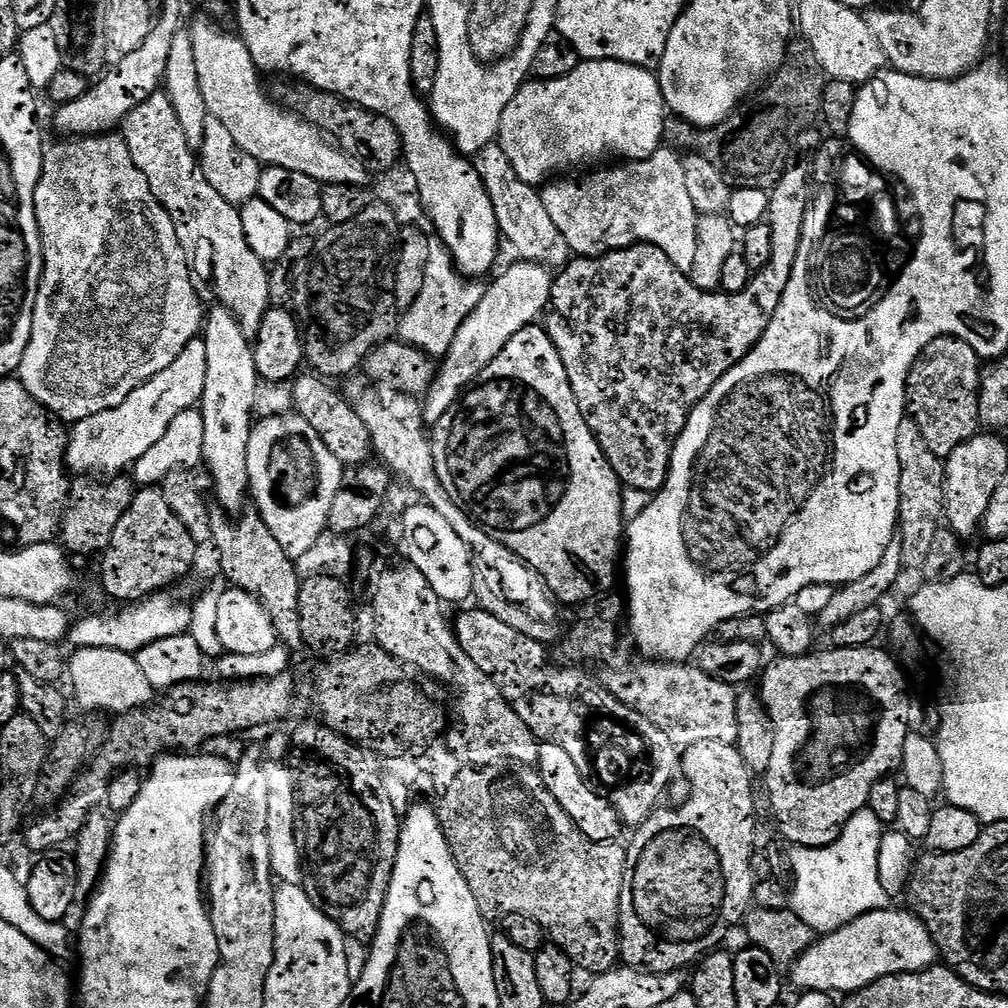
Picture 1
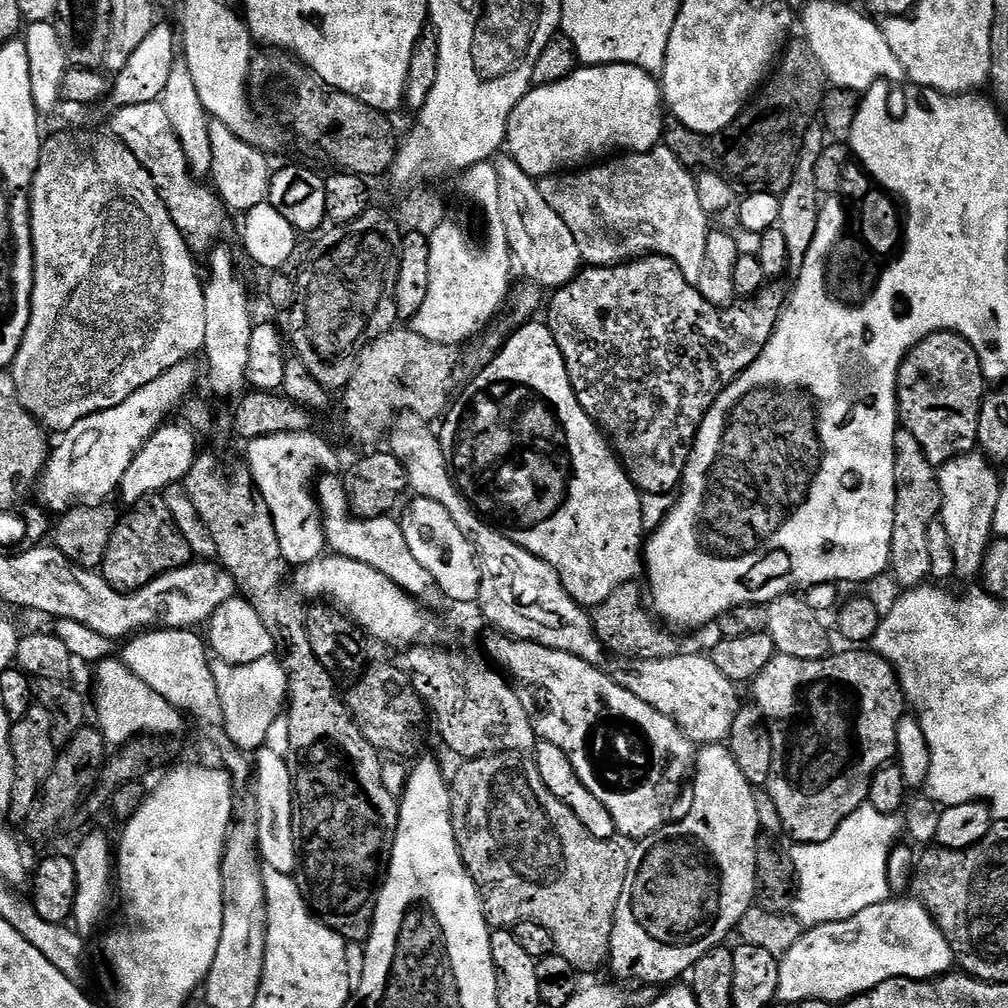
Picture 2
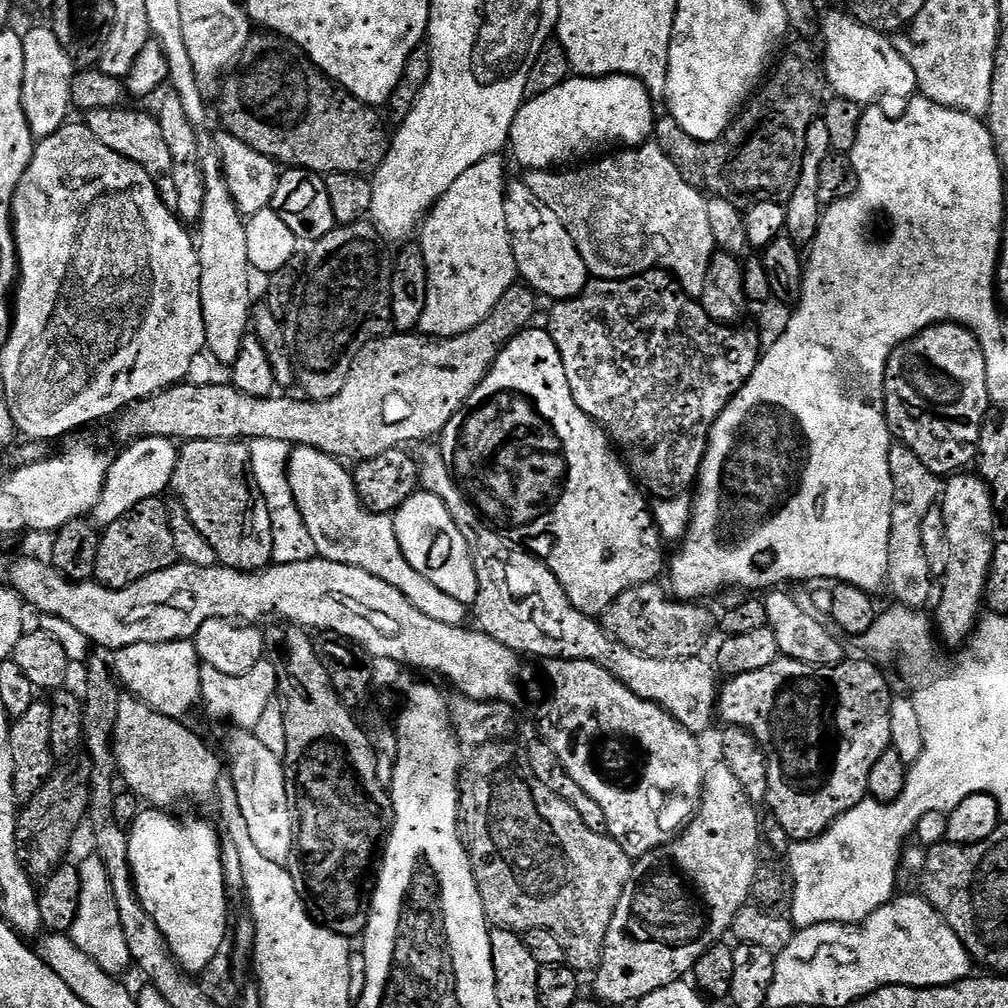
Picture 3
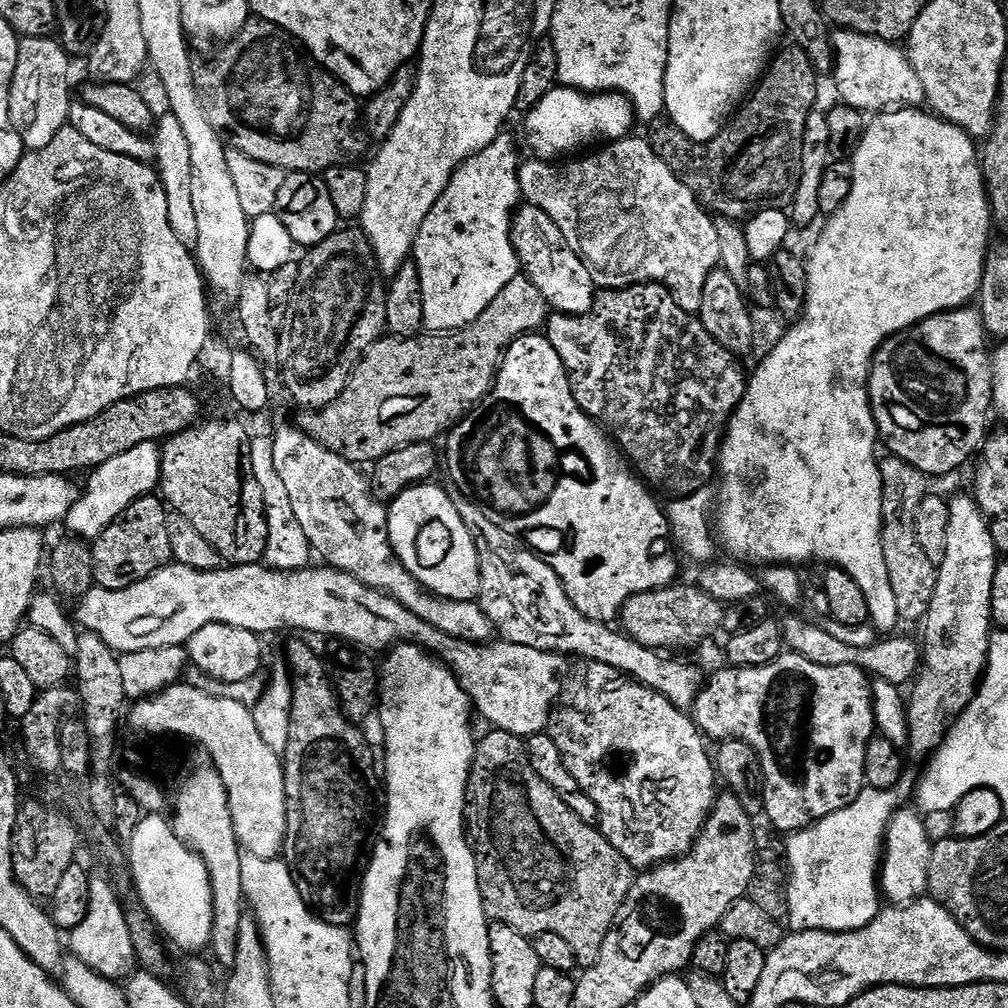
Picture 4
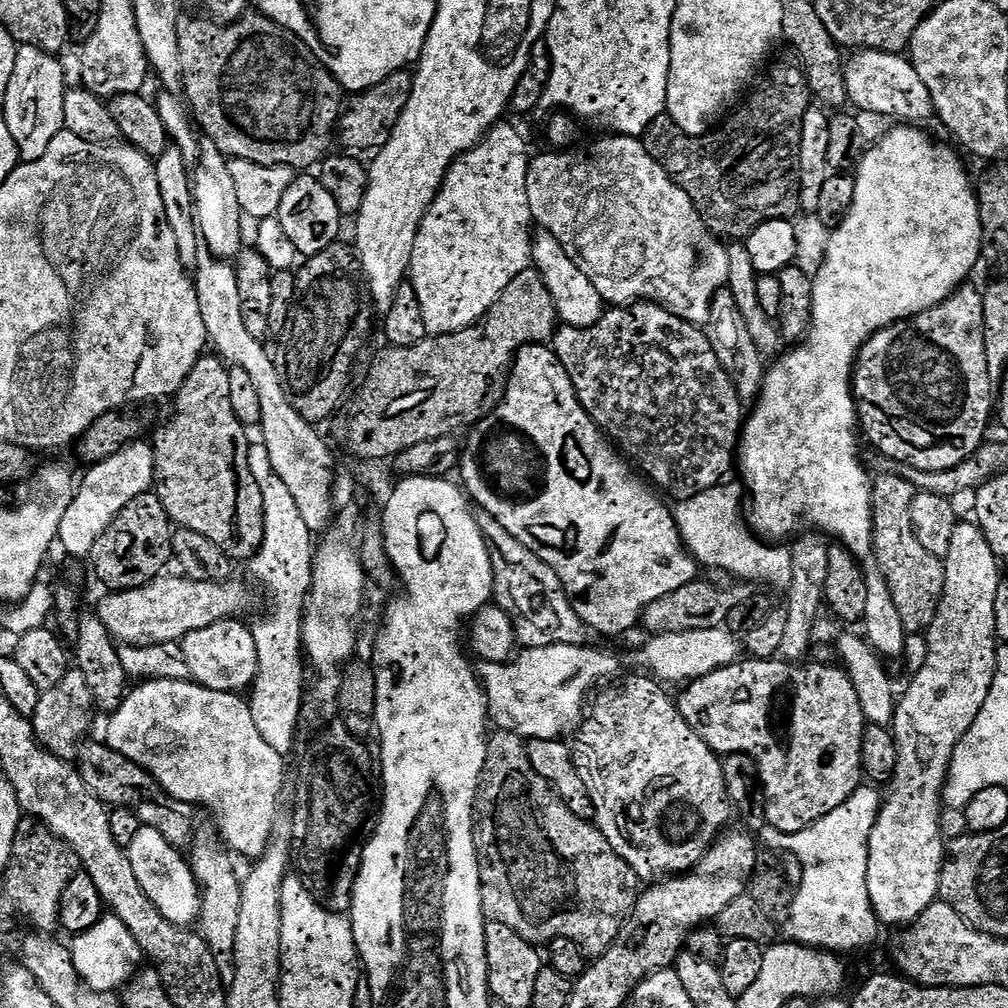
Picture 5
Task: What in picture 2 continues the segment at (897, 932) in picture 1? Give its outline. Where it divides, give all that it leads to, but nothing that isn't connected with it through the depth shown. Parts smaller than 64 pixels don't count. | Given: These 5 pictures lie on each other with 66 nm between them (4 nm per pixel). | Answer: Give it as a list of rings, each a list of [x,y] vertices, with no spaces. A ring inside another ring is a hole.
[[[889,898],[878,906],[866,906],[858,914],[833,924],[818,924],[809,927],[780,960],[778,974],[777,1001],[782,1005],[796,1004],[802,1006],[807,1000],[821,1000],[826,1006],[843,1005],[853,996],[874,990],[882,982],[894,978],[907,980],[934,980],[937,976],[951,973],[954,968],[954,957],[946,934],[934,922],[934,918],[925,910],[924,905],[915,898]]]

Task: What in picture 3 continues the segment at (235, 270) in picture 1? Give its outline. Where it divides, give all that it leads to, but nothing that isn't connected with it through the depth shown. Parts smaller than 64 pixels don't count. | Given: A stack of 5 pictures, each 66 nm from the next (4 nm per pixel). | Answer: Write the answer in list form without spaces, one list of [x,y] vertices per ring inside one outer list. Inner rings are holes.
[[[129,106],[119,108],[103,108],[87,113],[86,123],[88,129],[102,142],[102,146],[110,146],[118,154],[130,158],[155,182],[160,191],[160,197],[165,204],[175,206],[178,202],[178,194],[174,178],[172,177],[172,159],[170,158],[170,146],[166,146],[166,138],[162,138],[162,126],[155,115],[148,112],[135,112]]]

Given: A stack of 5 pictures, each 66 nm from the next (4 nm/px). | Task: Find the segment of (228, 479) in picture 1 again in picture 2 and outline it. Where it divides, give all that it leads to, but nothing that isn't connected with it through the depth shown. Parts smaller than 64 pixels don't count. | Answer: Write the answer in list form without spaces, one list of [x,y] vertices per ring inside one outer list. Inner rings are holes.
[[[220,247],[211,249],[212,277],[209,280],[207,277],[204,284],[206,342],[202,349],[202,356],[208,359],[208,376],[212,379],[213,390],[220,396],[235,397],[243,393],[246,388],[250,334],[254,327],[254,319],[252,320],[252,314],[248,310],[248,296],[244,290],[244,284],[236,277],[232,256],[226,249]]]

